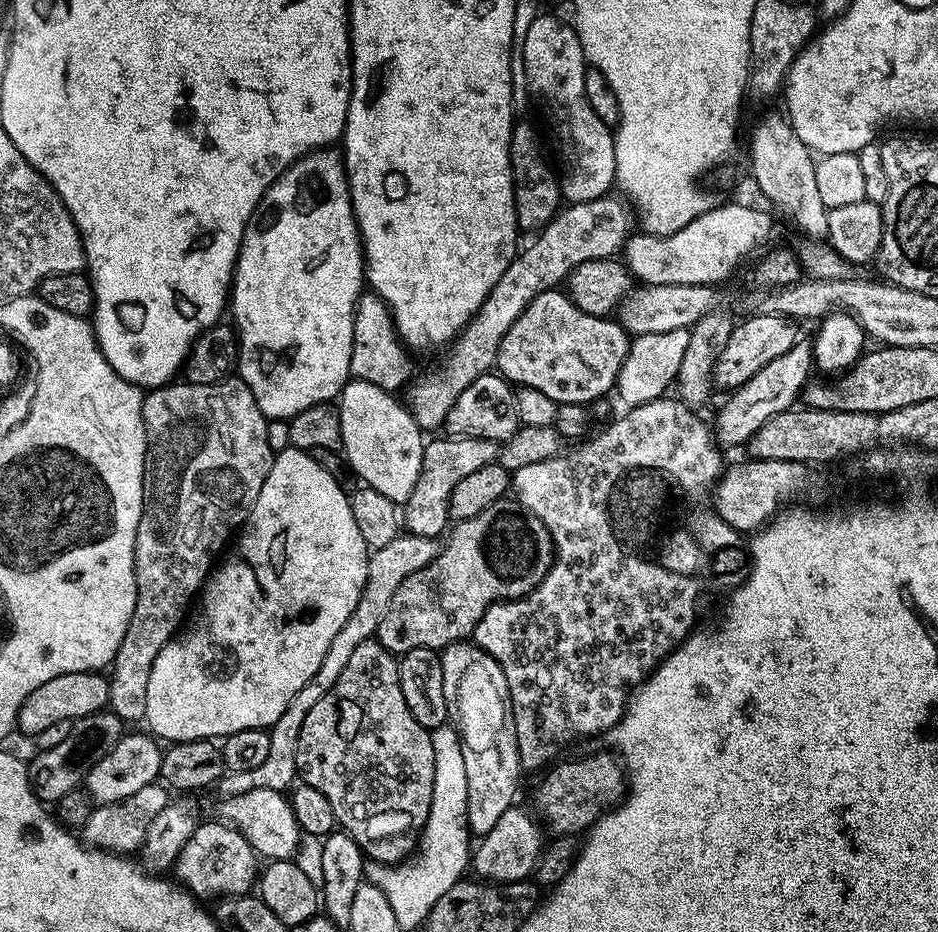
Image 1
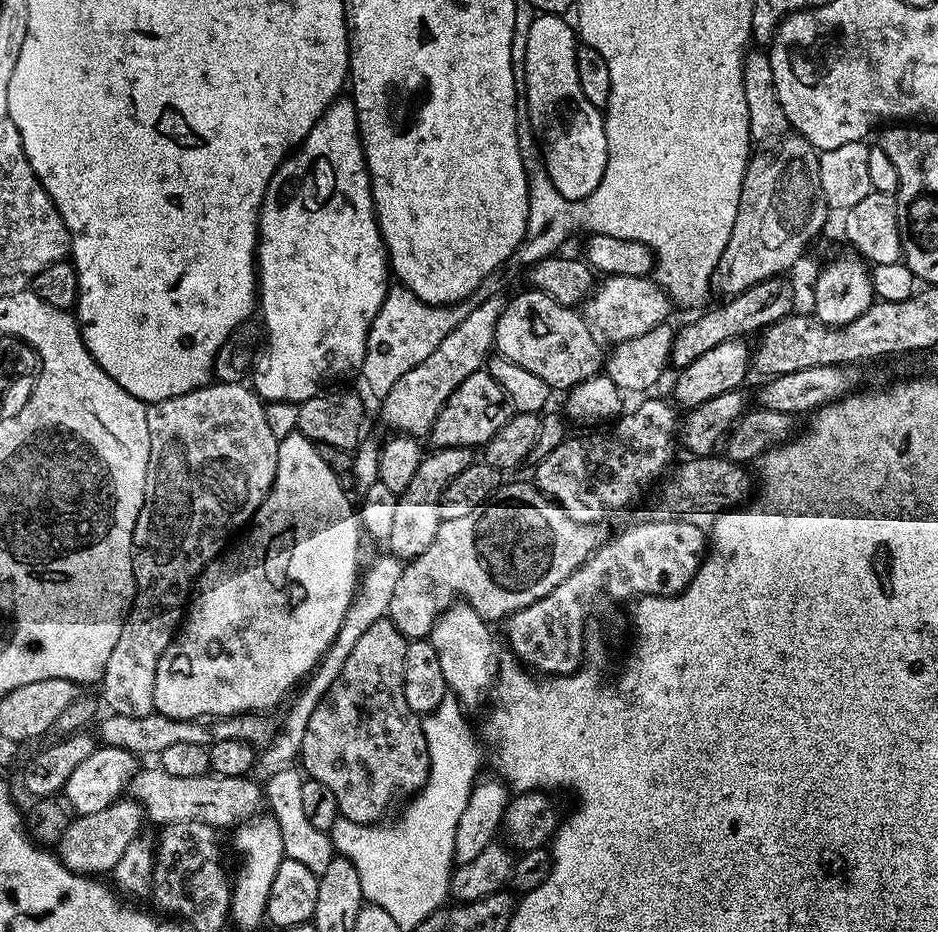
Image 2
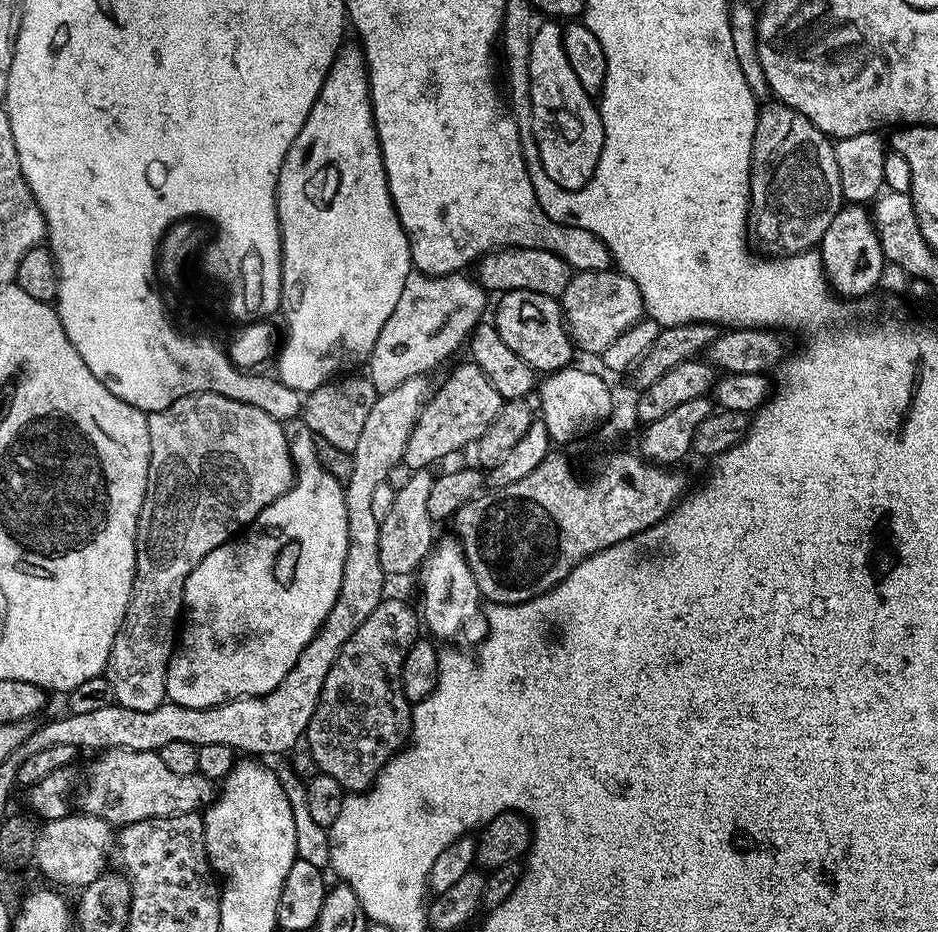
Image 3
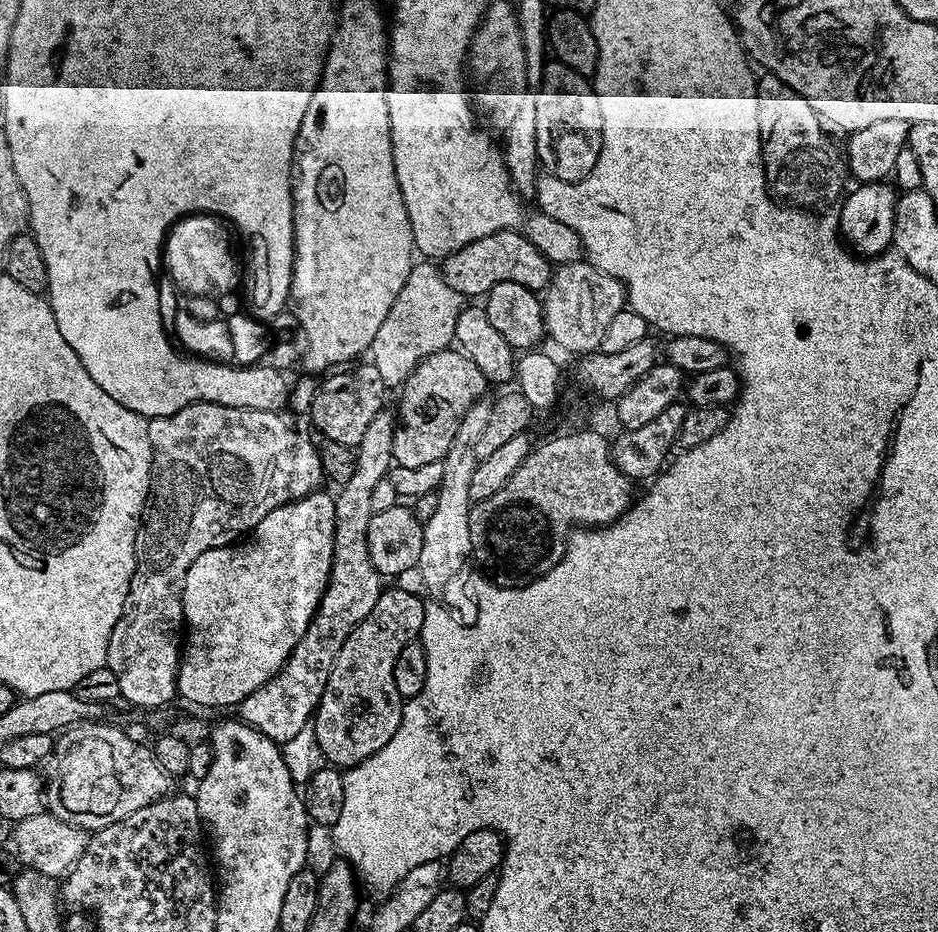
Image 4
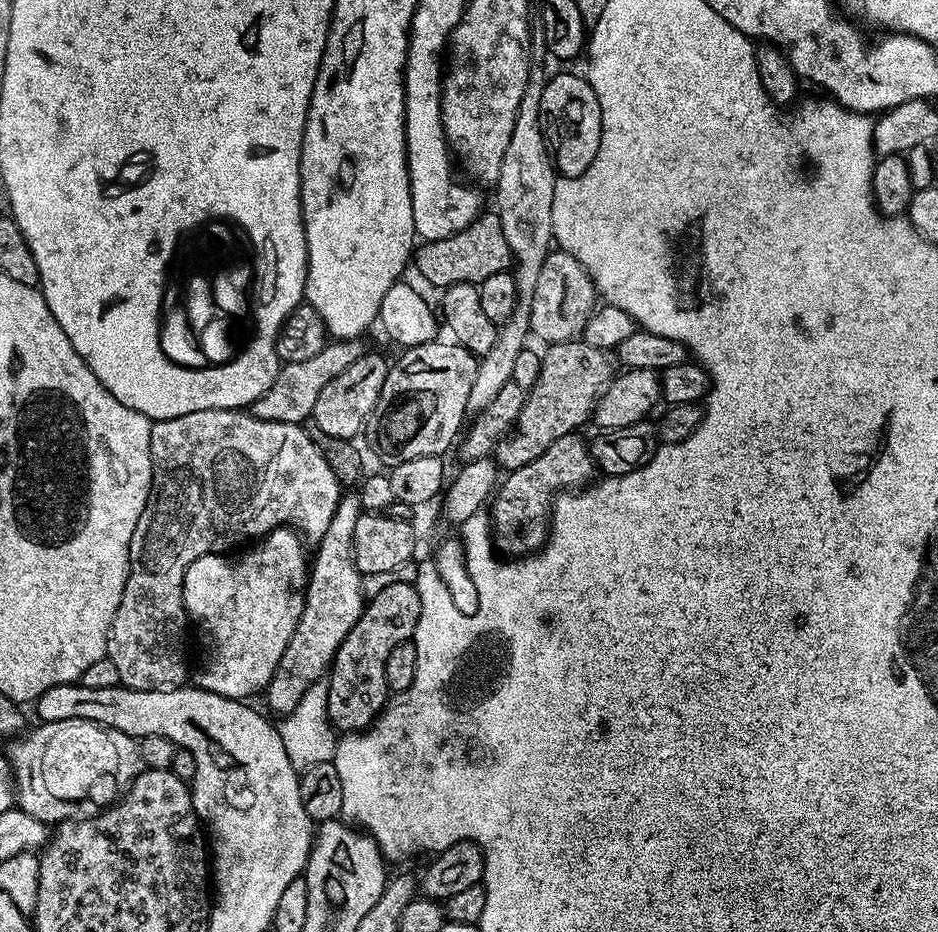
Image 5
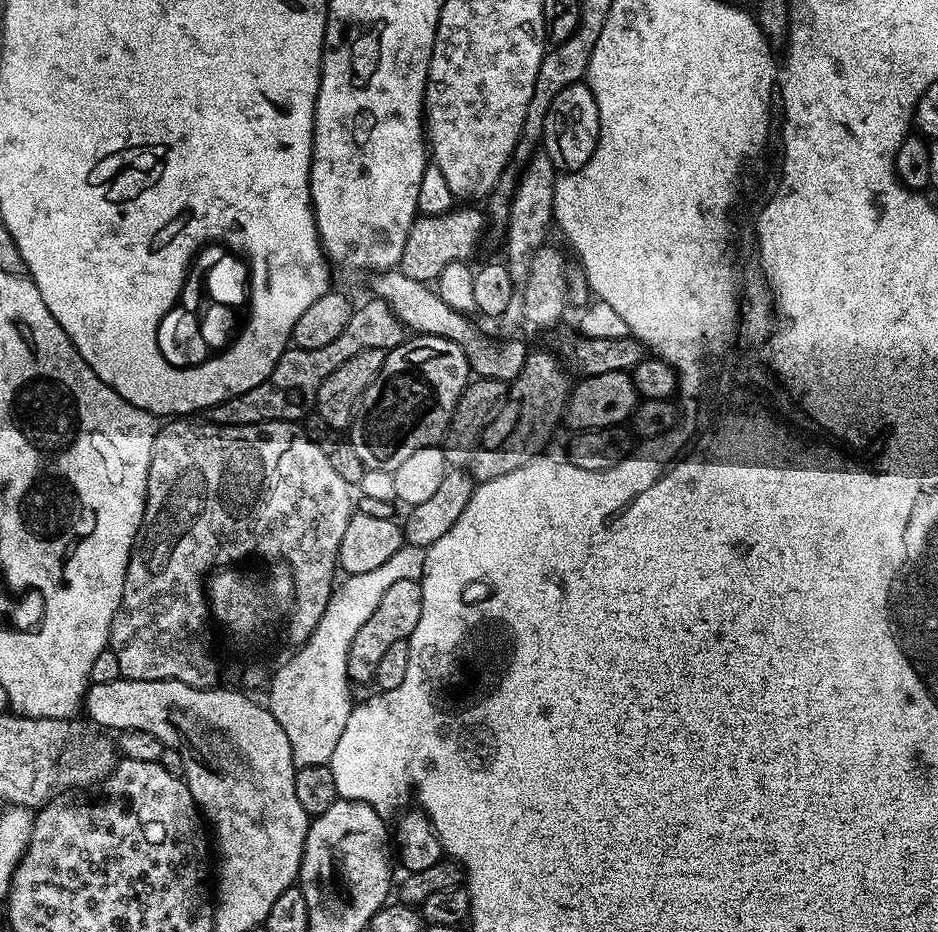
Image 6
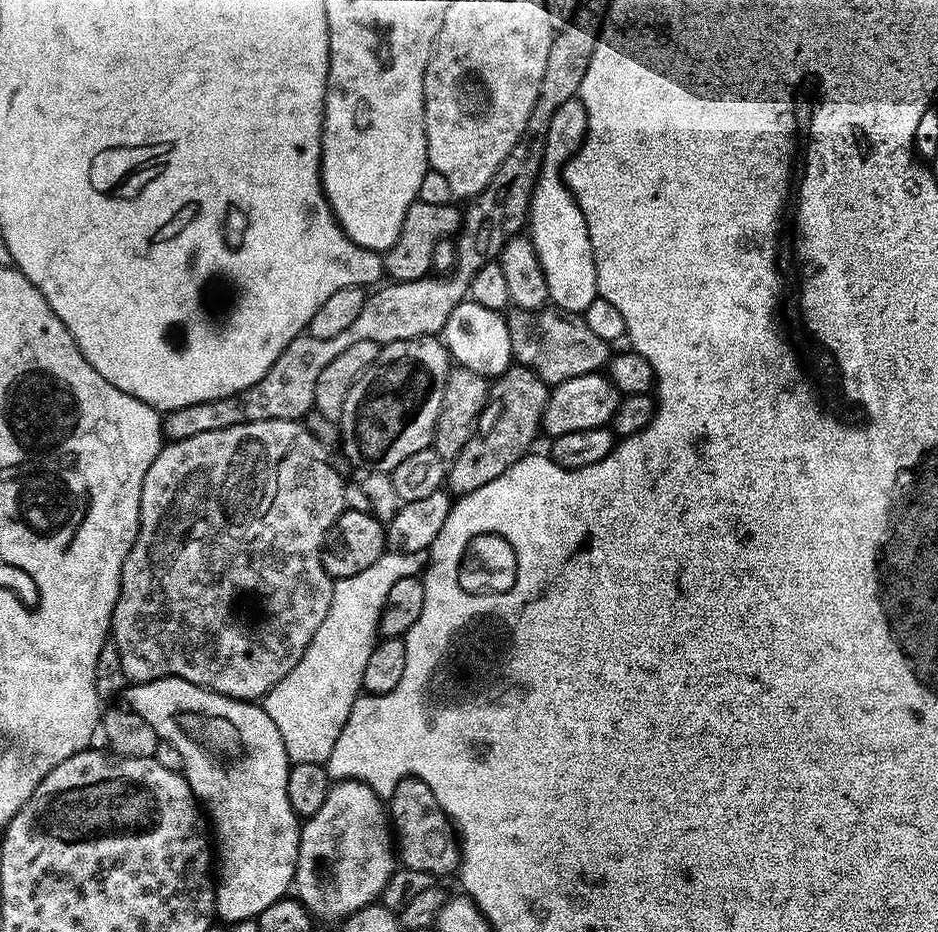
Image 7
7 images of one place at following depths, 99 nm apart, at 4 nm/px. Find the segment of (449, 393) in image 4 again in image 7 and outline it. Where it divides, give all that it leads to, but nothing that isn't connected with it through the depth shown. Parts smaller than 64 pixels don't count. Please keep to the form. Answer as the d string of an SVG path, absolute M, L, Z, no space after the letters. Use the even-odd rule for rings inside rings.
M419 336L413 340L399 340L381 347L378 358L350 386L346 406L339 420L344 438L344 453L357 469L391 473L410 454L429 447L442 410L442 396L450 371L450 349L443 339L436 336Z

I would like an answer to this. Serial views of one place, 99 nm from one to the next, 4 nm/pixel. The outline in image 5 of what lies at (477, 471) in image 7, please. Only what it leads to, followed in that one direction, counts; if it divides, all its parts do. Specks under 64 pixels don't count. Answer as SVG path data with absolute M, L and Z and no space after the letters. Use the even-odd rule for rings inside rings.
M583 338L563 340L561 344L547 345L540 361L540 373L534 387L527 389L522 406L522 414L518 414L516 425L496 444L494 459L501 469L511 470L526 466L526 462L534 462L538 454L543 454L566 434L580 430L587 420L593 419L596 401L608 387L611 380L618 375L618 357L611 348L590 346Z

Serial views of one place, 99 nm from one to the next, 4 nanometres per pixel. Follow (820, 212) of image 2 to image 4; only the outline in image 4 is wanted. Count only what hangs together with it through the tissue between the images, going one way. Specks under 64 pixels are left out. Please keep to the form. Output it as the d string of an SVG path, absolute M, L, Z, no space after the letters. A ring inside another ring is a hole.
M763 73L754 86L755 113L759 128L761 156L764 164L769 193L783 203L798 207L802 210L818 208L841 197L842 178L844 170L842 162L831 142L826 138L823 121L817 112L796 91L785 85L784 82L772 73Z

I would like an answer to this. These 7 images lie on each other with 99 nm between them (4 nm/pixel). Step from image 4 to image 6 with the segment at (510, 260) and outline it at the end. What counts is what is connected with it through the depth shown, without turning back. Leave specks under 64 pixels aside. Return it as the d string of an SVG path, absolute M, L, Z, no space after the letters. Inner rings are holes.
M456 206L441 216L417 215L410 226L406 246L402 246L398 271L406 274L406 278L414 278L418 282L428 284L436 281L447 263L471 261L480 239L484 236L484 224L486 225L485 213L476 208L479 207Z

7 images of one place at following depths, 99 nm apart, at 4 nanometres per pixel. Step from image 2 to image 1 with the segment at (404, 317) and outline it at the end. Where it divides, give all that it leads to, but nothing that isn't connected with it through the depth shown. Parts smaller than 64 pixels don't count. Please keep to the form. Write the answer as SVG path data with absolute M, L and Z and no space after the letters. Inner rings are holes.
M375 294L361 295L354 314L354 346L350 350L352 376L387 392L399 393L399 388L403 389L410 380L407 354L405 345L396 335L396 324L392 321L388 305Z

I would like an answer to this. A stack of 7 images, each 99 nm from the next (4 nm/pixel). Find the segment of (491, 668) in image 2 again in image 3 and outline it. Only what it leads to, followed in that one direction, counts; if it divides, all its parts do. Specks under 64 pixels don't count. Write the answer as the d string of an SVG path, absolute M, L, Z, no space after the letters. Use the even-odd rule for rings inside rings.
M455 539L444 540L435 545L432 551L428 553L428 559L422 565L424 572L424 612L422 608L422 624L425 629L433 632L431 635L437 641L448 640L451 636L456 636L464 628L464 623L476 612L476 600L481 599L478 586L472 577L470 566L464 557L464 549L460 547Z

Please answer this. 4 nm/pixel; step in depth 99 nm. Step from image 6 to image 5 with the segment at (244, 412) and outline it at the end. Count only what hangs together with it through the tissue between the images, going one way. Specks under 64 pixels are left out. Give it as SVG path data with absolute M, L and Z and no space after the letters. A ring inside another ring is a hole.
M363 339L341 340L330 342L314 358L306 358L303 362L290 362L284 364L280 369L278 378L274 378L274 386L262 394L250 405L250 414L259 420L266 422L282 422L283 424L303 425L309 419L314 410L314 402L318 402L318 394L322 394L322 389L326 387L326 382L338 378L346 366L358 362L366 351Z

